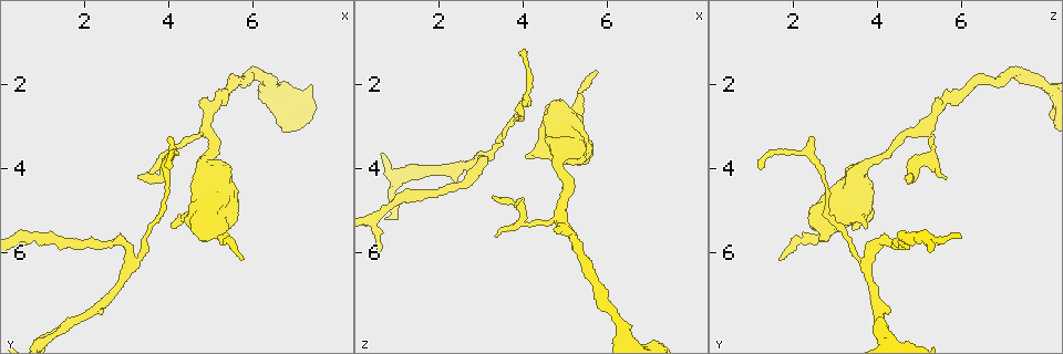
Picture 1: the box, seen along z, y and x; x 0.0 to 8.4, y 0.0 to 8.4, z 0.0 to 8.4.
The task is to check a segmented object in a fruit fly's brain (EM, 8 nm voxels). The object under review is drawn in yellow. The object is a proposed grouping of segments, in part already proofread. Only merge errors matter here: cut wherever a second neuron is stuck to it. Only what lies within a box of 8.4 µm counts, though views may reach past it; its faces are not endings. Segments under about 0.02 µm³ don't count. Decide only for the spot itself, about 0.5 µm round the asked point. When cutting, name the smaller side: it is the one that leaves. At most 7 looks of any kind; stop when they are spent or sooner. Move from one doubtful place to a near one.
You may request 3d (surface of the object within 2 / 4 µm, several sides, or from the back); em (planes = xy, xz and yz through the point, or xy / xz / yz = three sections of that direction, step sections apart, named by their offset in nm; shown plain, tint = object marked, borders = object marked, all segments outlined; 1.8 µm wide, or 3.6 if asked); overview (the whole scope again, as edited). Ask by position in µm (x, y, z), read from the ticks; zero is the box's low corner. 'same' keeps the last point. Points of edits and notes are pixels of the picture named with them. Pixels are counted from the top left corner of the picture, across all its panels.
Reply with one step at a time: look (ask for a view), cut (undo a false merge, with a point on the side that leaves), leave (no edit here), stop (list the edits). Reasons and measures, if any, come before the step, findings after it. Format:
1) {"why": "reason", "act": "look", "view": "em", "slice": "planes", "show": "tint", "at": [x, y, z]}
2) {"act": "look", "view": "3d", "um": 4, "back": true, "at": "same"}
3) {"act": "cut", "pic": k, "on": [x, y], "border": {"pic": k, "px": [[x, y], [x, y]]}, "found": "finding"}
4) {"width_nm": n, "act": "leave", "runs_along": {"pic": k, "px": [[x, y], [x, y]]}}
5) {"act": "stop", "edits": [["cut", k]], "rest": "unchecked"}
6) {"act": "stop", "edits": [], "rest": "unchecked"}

{"why": "calibre changes", "act": "look", "view": "em", "um": 3.6, "slice": "xz", "step": 4, "show": "tint", "at": [5.20, 5.65, 2.70]}

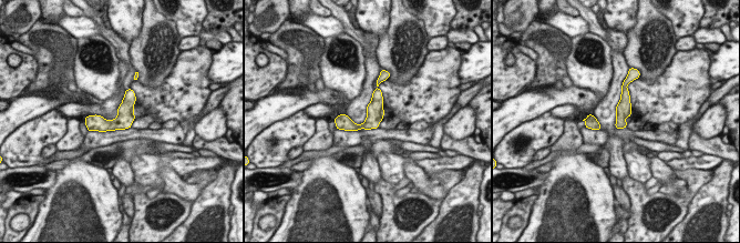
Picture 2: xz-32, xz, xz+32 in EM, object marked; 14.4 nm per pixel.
{"act": "leave", "runs_along": {"pic": 2, "px": [[379, 93], [363, 125], [338, 125]]}, "found": "one neuron here"}

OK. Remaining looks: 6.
{"why": "two arms in line, one across", "act": "look", "view": "3d", "um": 2, "at": [3.05, 6.25, 3.70]}

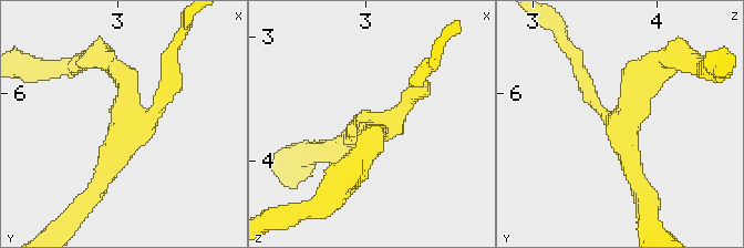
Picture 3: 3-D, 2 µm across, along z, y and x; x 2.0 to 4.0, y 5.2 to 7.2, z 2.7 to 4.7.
{"arms": 3, "act": "look", "view": "em", "um": 3.6, "slice": "planes", "show": "tint", "at": [3.06, 6.24, 3.72]}

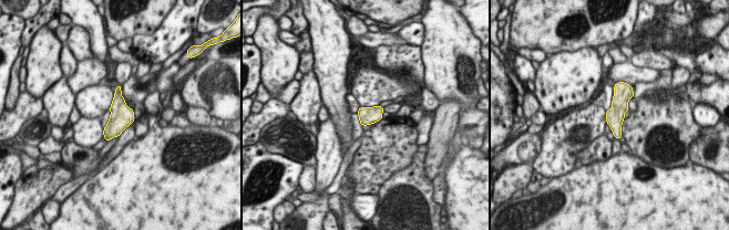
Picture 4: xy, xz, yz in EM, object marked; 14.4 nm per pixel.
{"act": "leave", "runs_along": {"pic": 4, "px": [[620, 84], [617, 135]]}, "found": "all the same neuron"}

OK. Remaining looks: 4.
{"why": "thick turns thin", "act": "look", "view": "3d", "um": 4, "at": [6.35, 1.95, 7.95]}

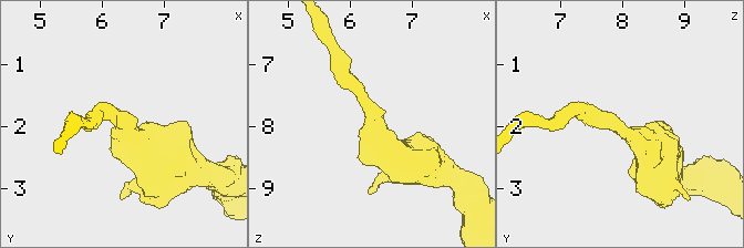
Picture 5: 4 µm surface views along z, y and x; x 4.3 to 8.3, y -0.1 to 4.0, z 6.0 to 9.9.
{"act": "look", "view": "em", "slice": "planes", "show": "plain", "at": [6.35, 1.95, 7.90]}

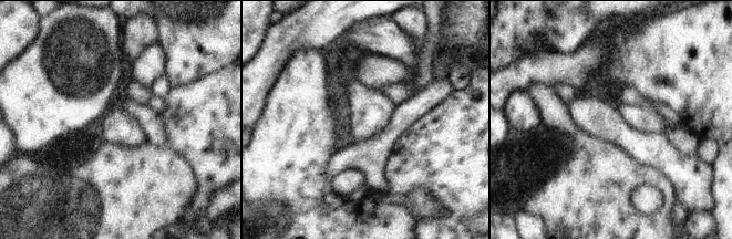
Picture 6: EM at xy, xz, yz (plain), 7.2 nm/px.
{"act": "look", "view": "em", "slice": "planes", "show": "borders", "at": "same"}

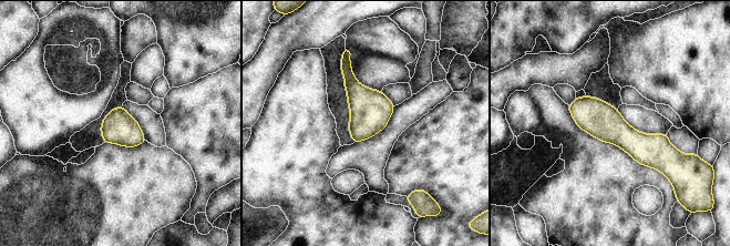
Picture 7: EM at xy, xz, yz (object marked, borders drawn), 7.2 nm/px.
{"act": "leave", "runs_along": {"pic": 7, "px": [[572, 106], [670, 159]]}, "found": "one neuron here"}

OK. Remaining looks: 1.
{"act": "stop", "edits": [], "rest": "unchecked"}

